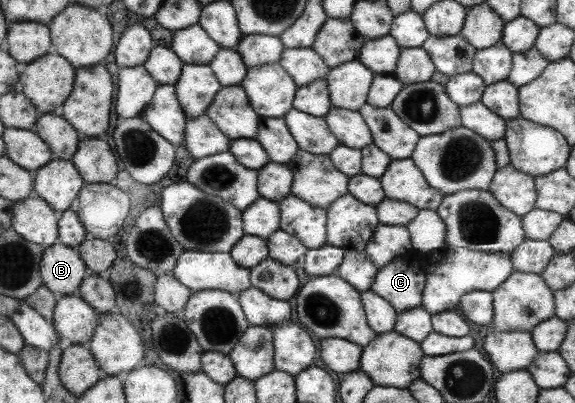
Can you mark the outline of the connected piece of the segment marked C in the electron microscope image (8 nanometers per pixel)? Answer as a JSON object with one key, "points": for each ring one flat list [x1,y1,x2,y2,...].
{"points":[[411,248,402,258,392,260,377,269,369,290,388,301,397,313,406,309,420,307,422,289,426,279,426,267,428,268,428,258,430,258,430,253,428,256,419,254]]}

